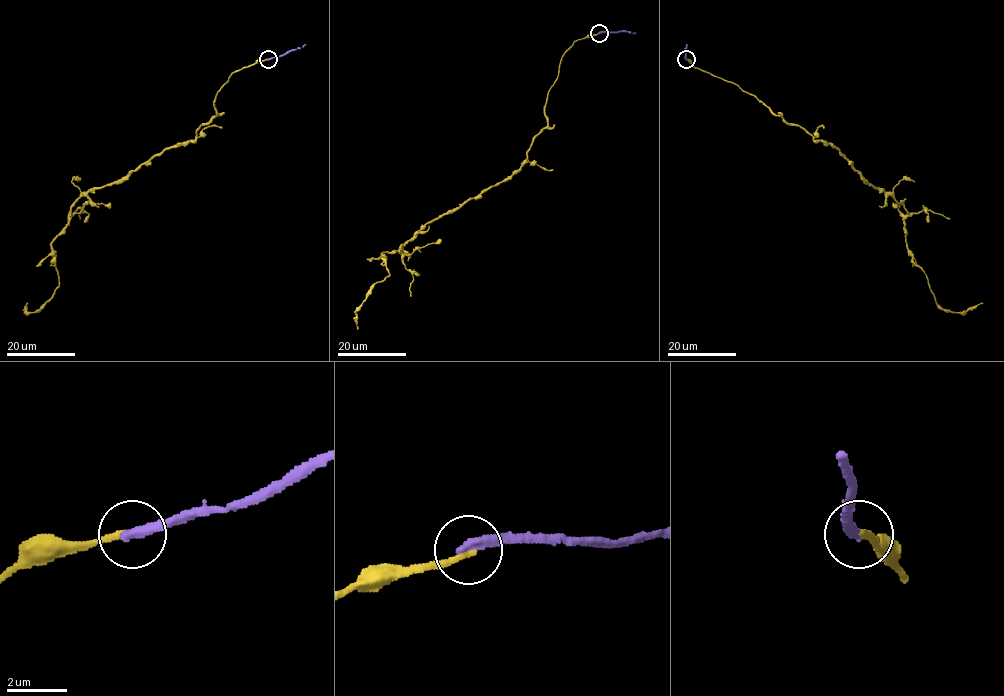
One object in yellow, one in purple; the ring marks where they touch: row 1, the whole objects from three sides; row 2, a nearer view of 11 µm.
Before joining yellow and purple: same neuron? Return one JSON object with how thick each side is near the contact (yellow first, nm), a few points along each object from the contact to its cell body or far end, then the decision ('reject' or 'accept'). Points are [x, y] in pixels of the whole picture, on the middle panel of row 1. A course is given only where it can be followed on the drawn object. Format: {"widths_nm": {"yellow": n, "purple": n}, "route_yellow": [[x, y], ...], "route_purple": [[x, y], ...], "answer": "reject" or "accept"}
{"widths_nm": {"yellow": 240, "purple": 360}, "route_yellow": [[599, 33], [561, 58], [547, 126], [524, 163], [382, 254], [389, 274], [356, 312], [358, 329]], "route_purple": [[599, 33], [636, 32]], "answer": "reject"}

